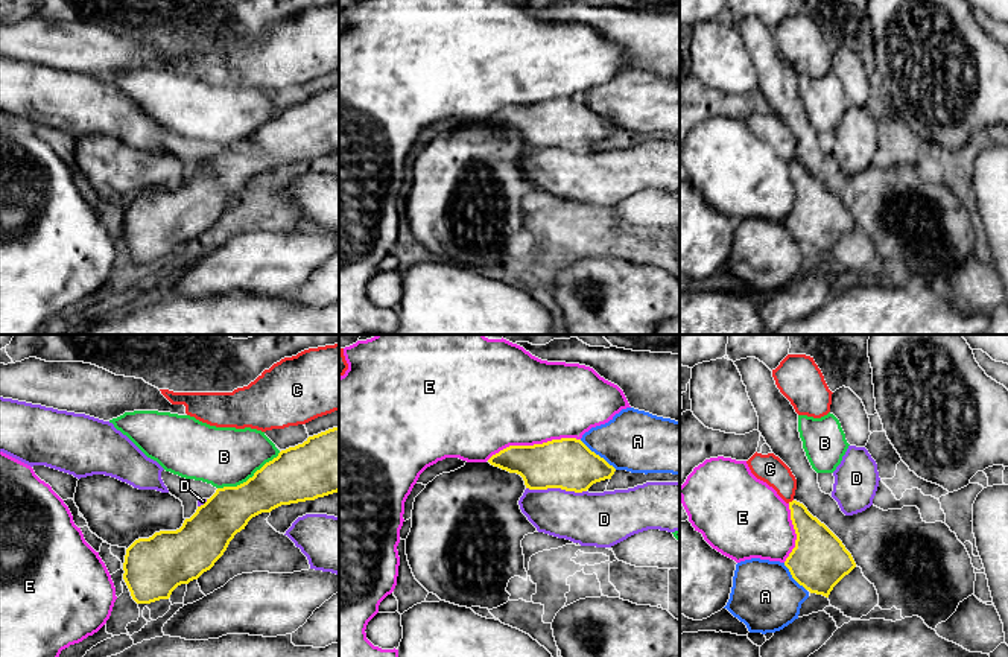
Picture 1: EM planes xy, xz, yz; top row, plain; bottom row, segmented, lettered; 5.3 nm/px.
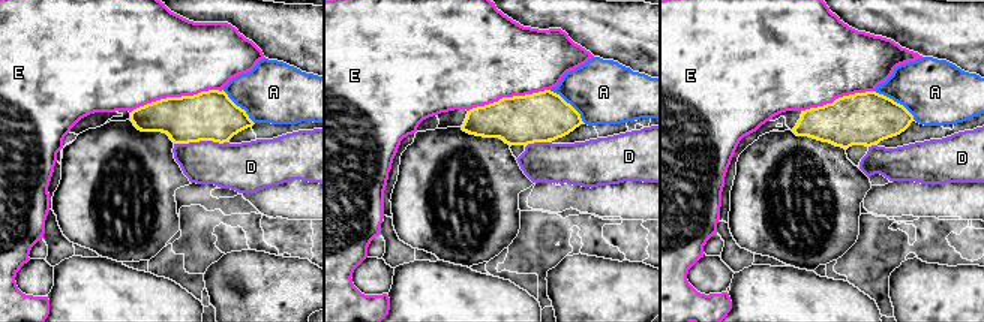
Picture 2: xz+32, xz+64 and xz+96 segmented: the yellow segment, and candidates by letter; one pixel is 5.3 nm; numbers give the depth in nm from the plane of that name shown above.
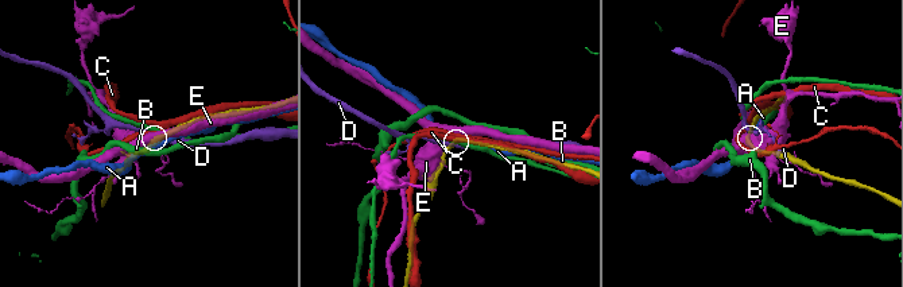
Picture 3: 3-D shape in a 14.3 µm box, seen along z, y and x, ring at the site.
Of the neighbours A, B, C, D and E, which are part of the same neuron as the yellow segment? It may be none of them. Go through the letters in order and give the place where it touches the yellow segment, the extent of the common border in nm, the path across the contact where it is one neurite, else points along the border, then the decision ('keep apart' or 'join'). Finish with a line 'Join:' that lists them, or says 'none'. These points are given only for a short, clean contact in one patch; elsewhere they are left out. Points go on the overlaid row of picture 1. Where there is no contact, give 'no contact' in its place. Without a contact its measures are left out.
A: xz (598, 455) | 260 nm | keep apart
B: xy (250, 478) | 380 nm | keep apart
C: yz (789, 502) | 40 nm | keep apart
D: xz (557, 487) | 320 nm | along xz (526, 487), (586, 491) | keep apart
E: xz (534, 444) | 500 nm | keep apart
Join: none

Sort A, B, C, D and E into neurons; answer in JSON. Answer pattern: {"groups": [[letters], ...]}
{"groups": [["A"], ["B"], ["C"], ["D"], ["E"]]}

